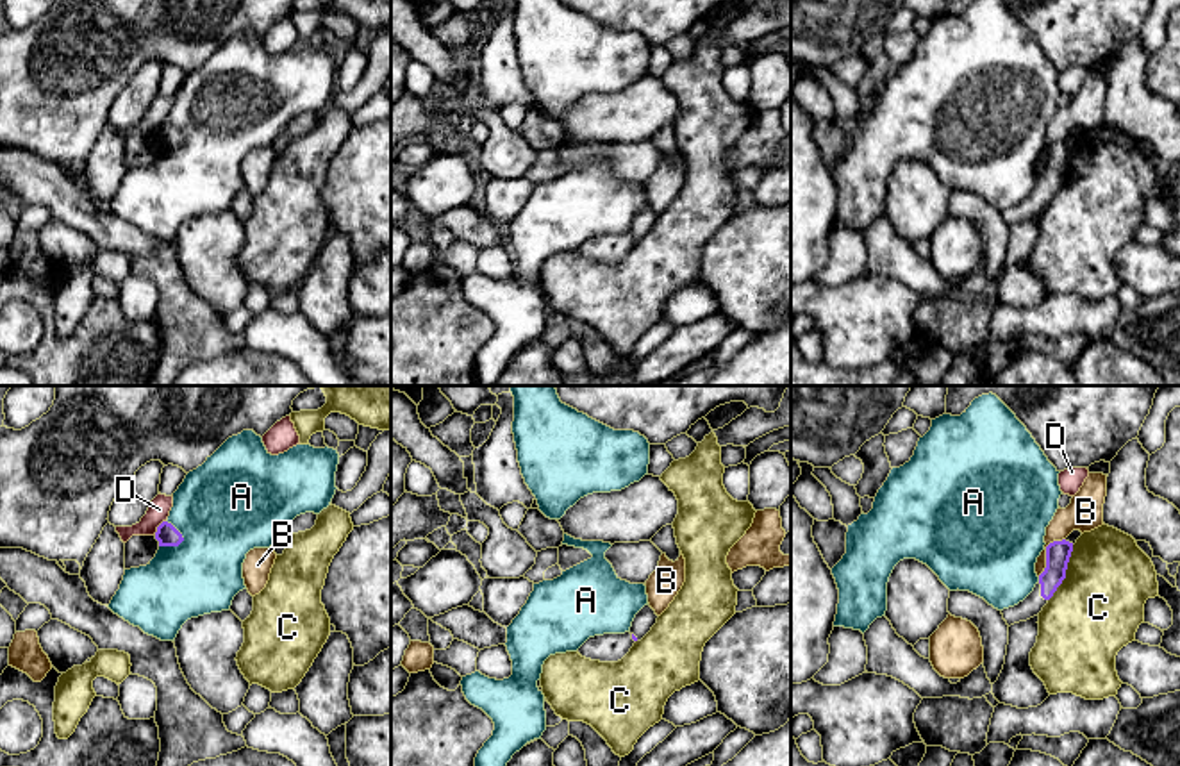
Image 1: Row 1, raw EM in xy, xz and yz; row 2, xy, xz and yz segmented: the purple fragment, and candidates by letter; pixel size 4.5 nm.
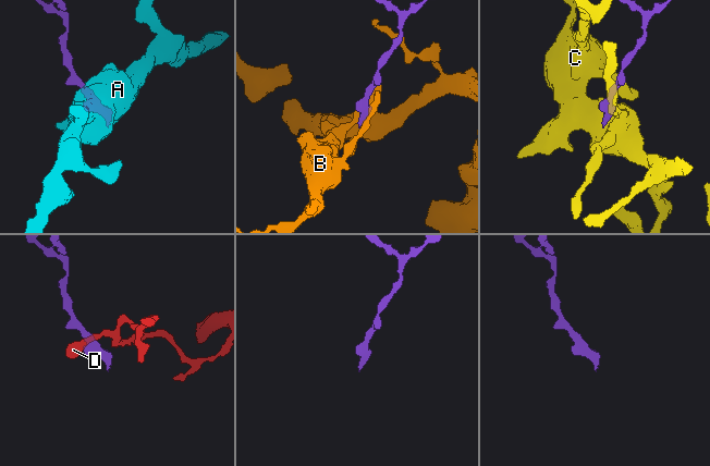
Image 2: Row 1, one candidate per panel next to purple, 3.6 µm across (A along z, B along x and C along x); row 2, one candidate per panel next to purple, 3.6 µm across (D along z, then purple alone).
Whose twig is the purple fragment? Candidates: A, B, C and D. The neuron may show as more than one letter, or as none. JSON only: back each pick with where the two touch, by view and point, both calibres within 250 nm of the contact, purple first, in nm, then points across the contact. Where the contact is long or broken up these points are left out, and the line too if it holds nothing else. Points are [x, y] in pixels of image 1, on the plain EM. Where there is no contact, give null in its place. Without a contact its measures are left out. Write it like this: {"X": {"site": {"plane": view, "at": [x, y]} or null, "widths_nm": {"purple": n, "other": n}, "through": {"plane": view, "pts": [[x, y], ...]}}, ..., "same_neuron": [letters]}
{"same_neuron": []}

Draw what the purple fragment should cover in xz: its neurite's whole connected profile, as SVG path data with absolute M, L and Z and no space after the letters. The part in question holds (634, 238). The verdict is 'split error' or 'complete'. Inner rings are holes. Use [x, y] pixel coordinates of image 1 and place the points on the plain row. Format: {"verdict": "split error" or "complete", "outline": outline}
{"verdict": "split error", "outline": "M644 205L634 218L632 227L630 227L630 234L634 241L641 241L650 230L652 227L657 223L657 214L655 211L648 205Z"}

